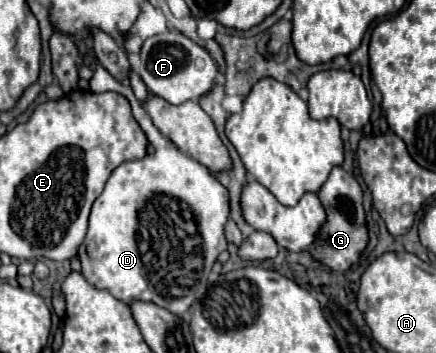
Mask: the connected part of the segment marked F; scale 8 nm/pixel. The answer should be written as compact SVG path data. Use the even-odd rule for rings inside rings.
M164 32L144 42L138 74L150 94L170 104L182 104L188 100L198 100L200 96L212 92L214 80L218 76L218 66L206 48L192 42L182 32Z

